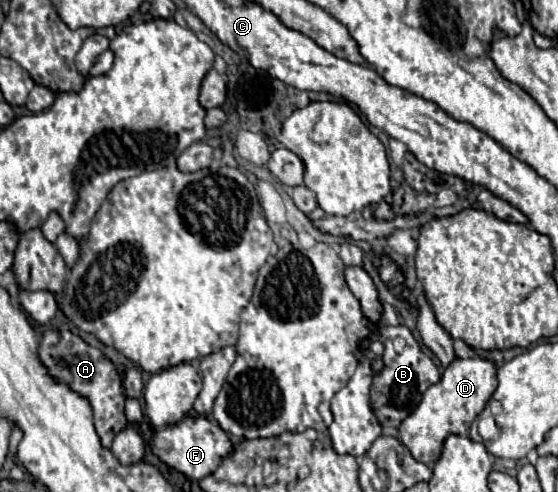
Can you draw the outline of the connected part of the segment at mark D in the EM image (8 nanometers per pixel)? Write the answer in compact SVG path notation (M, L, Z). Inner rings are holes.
M483 357L453 359L451 365L443 371L443 379L423 393L419 407L399 425L399 441L411 451L417 461L433 467L433 461L441 457L441 441L445 441L449 433L469 435L469 425L483 411L495 387L497 369L493 361Z

